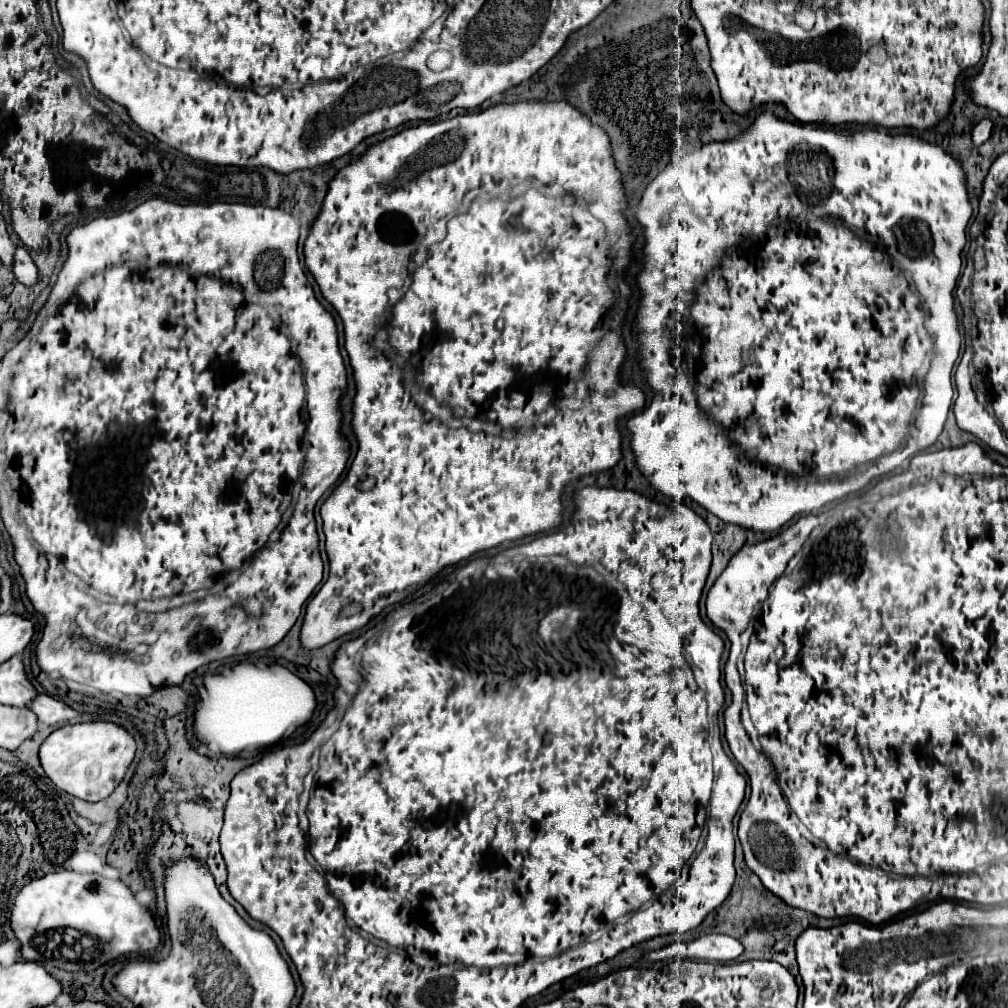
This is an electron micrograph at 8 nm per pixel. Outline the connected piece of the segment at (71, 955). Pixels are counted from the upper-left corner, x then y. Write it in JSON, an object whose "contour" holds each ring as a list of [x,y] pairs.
{"contour":[[[72,870],[52,872],[26,884],[12,906],[10,926],[22,944],[22,956],[26,960],[50,962],[52,966],[70,972],[96,970],[110,960],[120,958],[120,954],[126,956],[130,952],[150,952],[160,946],[162,938],[152,912],[136,900],[136,894],[122,880],[104,878],[100,874],[80,874]]]}

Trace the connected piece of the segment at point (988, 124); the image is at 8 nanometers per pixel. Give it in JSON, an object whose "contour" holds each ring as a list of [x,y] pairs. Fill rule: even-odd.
{"contour":[[[982,120],[982,122],[974,128],[974,132],[972,132],[974,144],[980,146],[982,142],[986,142],[986,140],[990,138],[990,134],[992,134],[992,128],[994,128],[994,122],[992,122],[992,120]]]}

